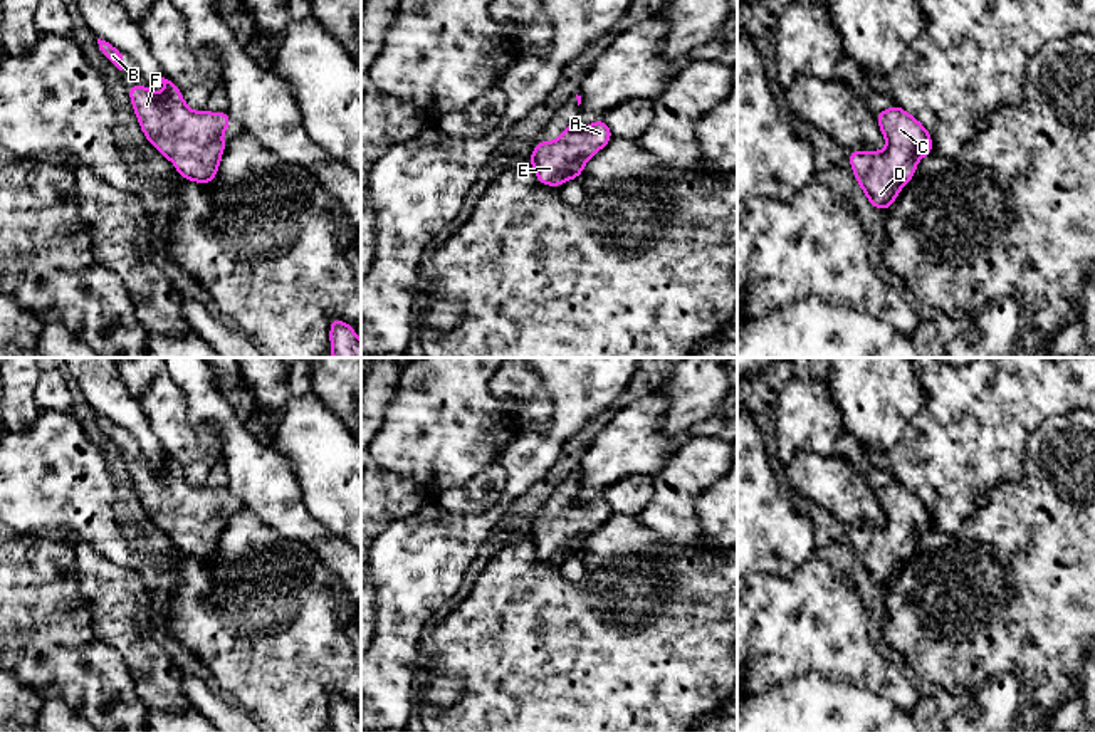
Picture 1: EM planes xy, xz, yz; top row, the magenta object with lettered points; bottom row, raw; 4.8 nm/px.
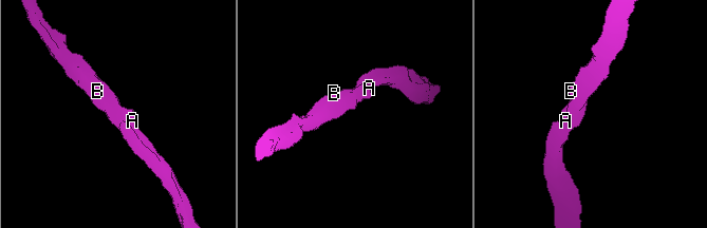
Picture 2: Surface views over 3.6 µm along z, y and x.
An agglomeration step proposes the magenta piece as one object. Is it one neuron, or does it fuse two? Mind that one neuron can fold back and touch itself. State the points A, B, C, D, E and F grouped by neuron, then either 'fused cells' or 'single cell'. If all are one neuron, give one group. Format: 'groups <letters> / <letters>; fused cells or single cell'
groups A B C D E F; single cell

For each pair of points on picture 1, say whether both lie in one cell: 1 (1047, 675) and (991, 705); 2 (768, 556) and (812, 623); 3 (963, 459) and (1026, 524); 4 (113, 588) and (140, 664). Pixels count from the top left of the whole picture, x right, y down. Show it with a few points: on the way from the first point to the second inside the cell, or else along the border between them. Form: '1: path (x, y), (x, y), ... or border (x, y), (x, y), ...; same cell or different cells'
1: border (978, 687), (995, 675), (1013, 674), (1020, 714); different cells
2: border (813, 554), (786, 576), (754, 573); different cells
3: border (1025, 465), (1020, 479), (988, 487), (966, 517); different cells
4: path (120, 606), (120, 616), (130, 628), (136, 645); same cell

